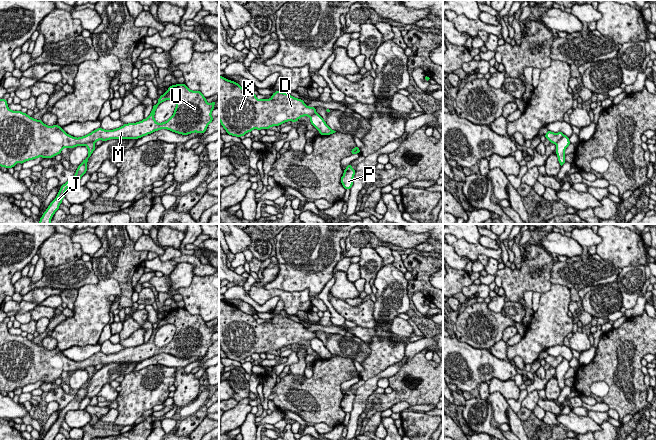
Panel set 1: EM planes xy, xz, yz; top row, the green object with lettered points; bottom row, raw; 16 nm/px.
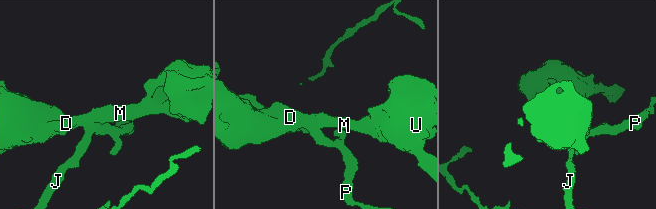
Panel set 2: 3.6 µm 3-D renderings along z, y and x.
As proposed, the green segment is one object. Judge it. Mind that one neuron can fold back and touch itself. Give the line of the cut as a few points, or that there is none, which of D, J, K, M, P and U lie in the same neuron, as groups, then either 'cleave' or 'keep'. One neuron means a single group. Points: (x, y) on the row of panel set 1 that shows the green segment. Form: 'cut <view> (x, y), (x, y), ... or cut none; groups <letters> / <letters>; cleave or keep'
cut xy (94, 141), (89, 141), (85, 144); groups D K M U / J P; cleave

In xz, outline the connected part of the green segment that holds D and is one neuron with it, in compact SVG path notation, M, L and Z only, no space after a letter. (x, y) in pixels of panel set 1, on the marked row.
M219 76L219 121L227 134L241 137L253 129L269 129L282 123L296 122L299 118L317 114L314 107L307 106L303 100L290 94L276 91L270 99L258 100L256 95L242 88L238 83Z

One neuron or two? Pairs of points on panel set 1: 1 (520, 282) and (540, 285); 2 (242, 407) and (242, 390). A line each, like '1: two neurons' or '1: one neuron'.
1: one neuron
2: two neurons

